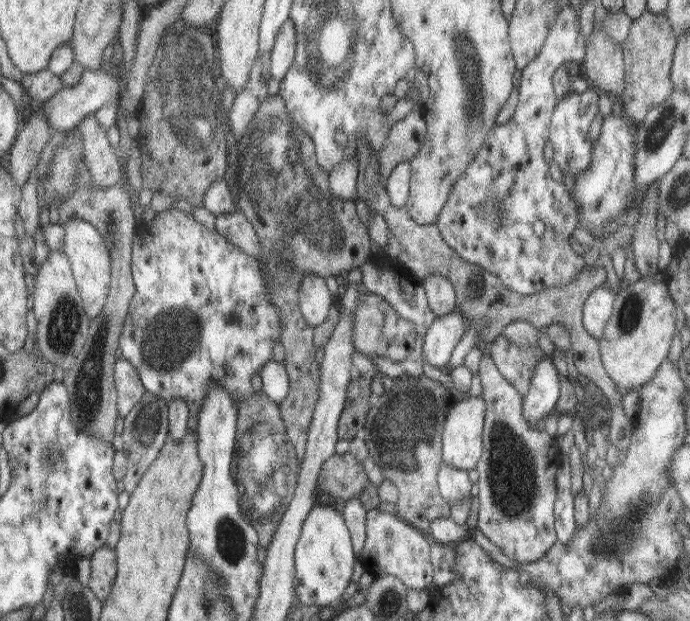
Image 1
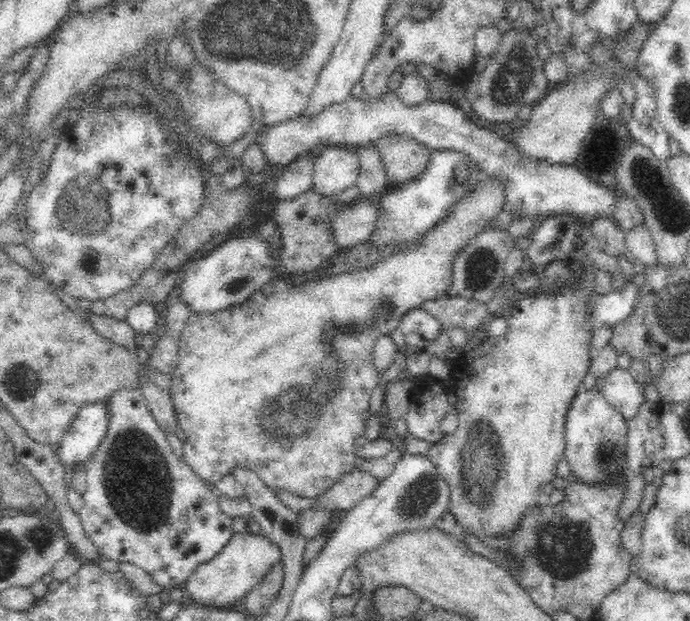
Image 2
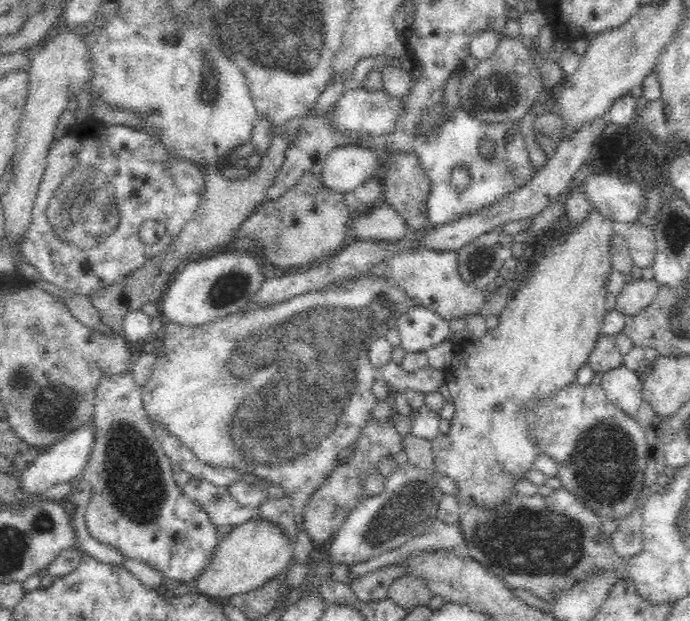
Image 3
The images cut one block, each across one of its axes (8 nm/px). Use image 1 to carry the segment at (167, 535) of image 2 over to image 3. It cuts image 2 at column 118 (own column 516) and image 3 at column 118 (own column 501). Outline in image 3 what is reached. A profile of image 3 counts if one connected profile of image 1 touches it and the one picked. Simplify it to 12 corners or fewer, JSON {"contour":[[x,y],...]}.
{"contour":[[132,372],[80,474],[94,540],[194,580],[218,528],[174,482]]}

